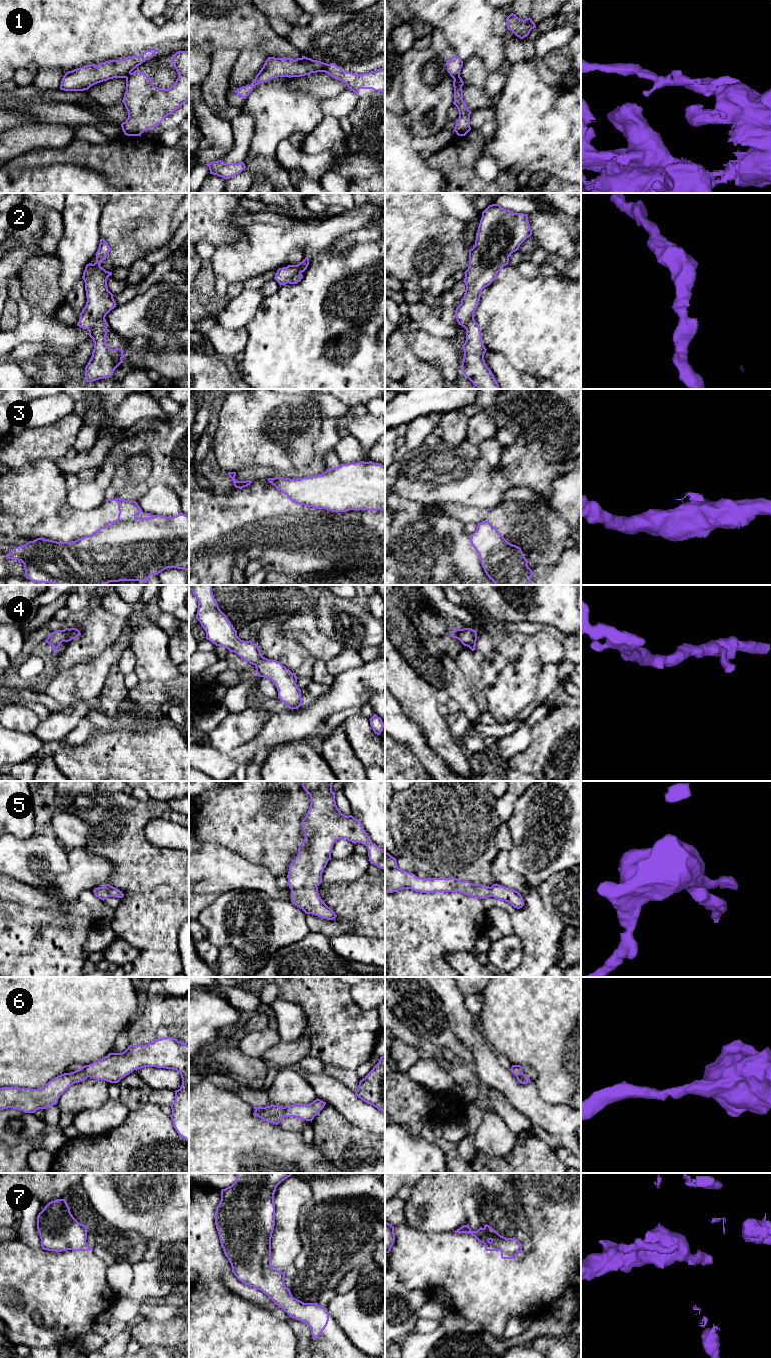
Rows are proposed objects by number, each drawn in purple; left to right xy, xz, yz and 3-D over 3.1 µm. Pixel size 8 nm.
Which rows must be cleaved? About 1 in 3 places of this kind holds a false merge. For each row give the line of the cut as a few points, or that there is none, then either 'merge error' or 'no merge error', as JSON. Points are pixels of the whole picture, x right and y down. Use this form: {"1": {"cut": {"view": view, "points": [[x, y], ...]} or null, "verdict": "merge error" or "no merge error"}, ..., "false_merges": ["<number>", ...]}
{"1": {"cut": {"view": "xz", "points": [[328, 64], [322, 71]]}, "verdict": "merge error"}, "2": {"cut": null, "verdict": "no merge error"}, "3": {"cut": {"view": "xy", "points": [[168, 517], [165, 524], [130, 519], [84, 537]]}, "verdict": "merge error"}, "4": {"cut": null, "verdict": "no merge error"}, "5": {"cut": null, "verdict": "no merge error"}, "6": {"cut": null, "verdict": "no merge error"}, "7": {"cut": {"view": "yz", "points": [[456, 1230], [486, 1233], [484, 1240], [499, 1249]]}, "verdict": "merge error"}, "false_merges": ["1", "3", "7"]}

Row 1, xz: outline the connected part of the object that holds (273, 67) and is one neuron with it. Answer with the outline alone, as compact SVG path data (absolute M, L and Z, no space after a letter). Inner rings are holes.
M302 55L301 58L268 57L263 67L250 85L242 86L234 92L246 99L253 88L261 82L267 82L278 77L301 77L311 73L323 72L327 63L313 60Z

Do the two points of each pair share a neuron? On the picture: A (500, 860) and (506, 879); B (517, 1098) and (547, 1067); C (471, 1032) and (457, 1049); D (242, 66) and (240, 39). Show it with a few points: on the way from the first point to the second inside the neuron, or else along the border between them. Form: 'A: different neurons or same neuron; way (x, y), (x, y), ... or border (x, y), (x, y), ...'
A: same neuron; way (500, 865), (502, 874)
B: different neurons; border (534, 1083), (538, 1094), (548, 1103)
C: different neurons; border (448, 1023), (454, 1035), (471, 1052), (473, 1063)
D: different neurons; border (240, 51), (258, 45), (265, 51)

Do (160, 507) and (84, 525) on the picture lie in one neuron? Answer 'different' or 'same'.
different

